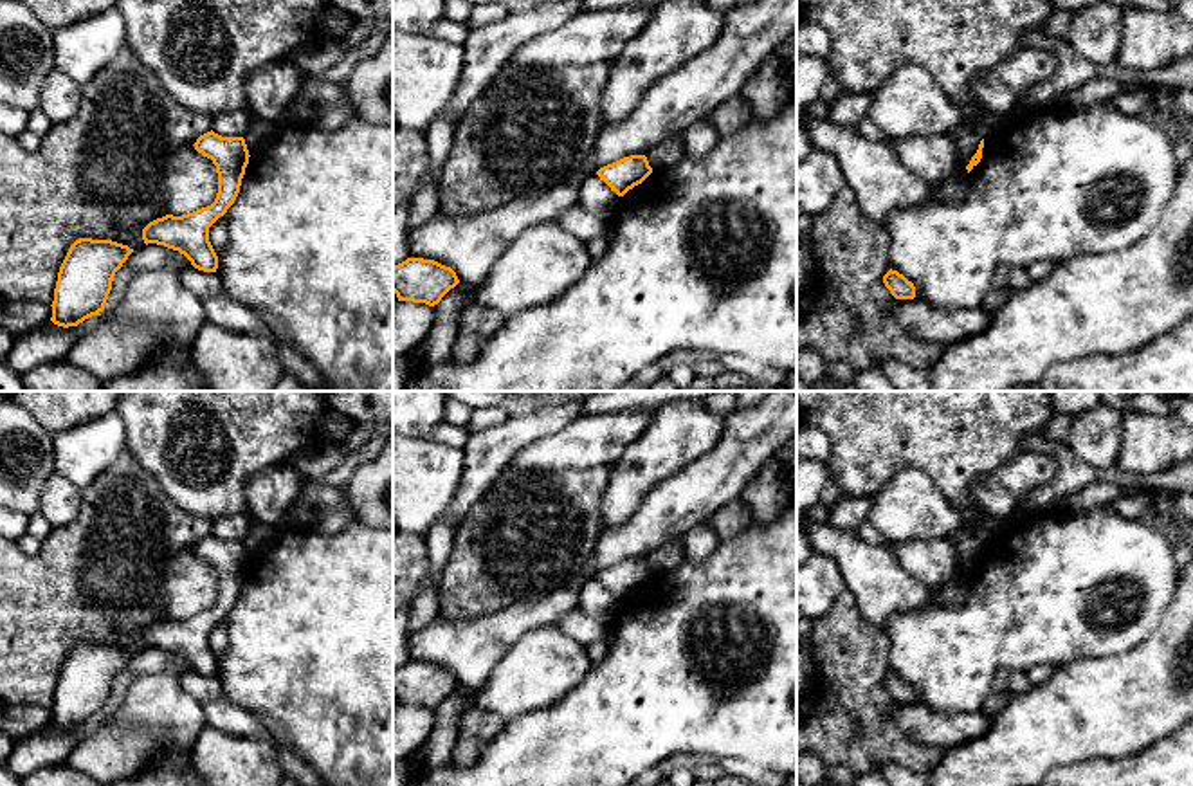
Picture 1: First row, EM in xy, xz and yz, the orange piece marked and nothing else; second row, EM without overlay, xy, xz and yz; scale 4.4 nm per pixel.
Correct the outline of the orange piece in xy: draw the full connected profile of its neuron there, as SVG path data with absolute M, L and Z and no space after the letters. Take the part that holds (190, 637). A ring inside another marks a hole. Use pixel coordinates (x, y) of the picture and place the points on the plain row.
M213 534L200 539L193 550L216 570L214 606L182 620L166 618L150 626L142 633L142 644L146 649L178 654L198 674L216 676L218 660L209 645L209 631L234 608L250 559L243 541L222 541Z

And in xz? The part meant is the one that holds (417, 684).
M407 662L393 671L393 696L398 705L434 710L458 687L456 676L434 663Z

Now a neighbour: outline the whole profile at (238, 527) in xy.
M245 514L225 516L213 521L213 535L222 541L245 541L254 526L252 517Z

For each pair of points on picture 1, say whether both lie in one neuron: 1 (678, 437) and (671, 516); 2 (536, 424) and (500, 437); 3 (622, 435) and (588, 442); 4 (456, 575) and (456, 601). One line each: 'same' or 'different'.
1: different
2: same
3: same
4: same

